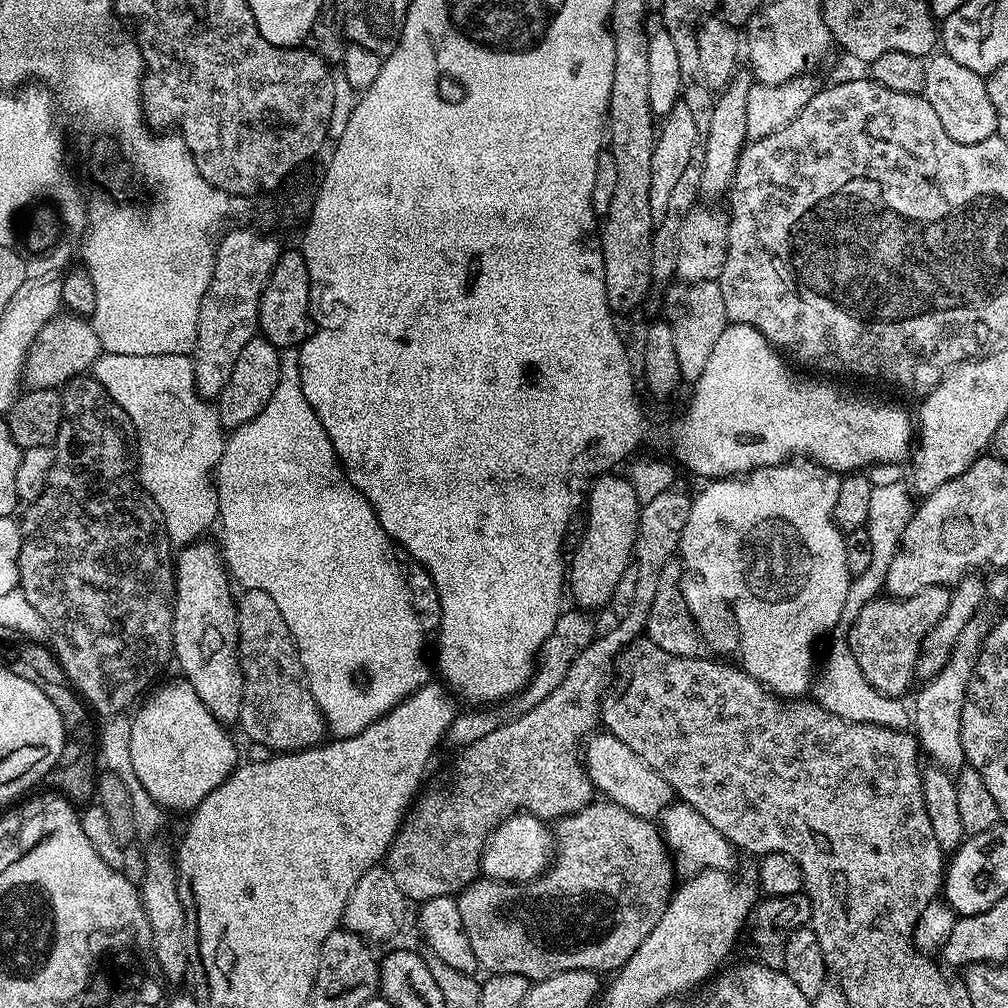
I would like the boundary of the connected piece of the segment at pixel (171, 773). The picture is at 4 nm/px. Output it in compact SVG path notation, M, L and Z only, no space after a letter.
M177 678L155 688L131 717L130 762L134 762L134 774L153 805L169 813L188 814L237 767L236 744L228 737L229 729L202 706L202 698L194 694L188 680Z

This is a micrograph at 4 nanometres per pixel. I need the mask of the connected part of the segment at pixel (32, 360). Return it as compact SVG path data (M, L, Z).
M73 314L53 316L34 338L24 359L22 380L28 388L59 389L75 376L87 373L101 354L100 339L91 323L85 317Z

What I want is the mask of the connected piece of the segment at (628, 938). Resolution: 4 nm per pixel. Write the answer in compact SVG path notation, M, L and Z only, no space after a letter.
M593 802L587 804L580 812L573 812L571 816L561 816L554 824L554 859L550 867L543 874L534 880L527 882L501 882L487 878L477 878L471 884L460 889L456 896L458 914L462 916L462 926L466 926L466 938L470 938L470 946L474 949L474 958L481 969L485 968L485 973L495 974L518 974L524 976L529 982L544 980L548 976L553 976L556 972L566 970L578 970L587 968L595 970L597 973L611 973L619 970L621 966L646 942L646 934L658 926L658 918L666 910L669 900L672 899L674 883L672 884L672 872L674 873L674 860L670 855L670 848L666 843L661 829L656 828L651 819L647 816L636 816L630 810L611 802Z

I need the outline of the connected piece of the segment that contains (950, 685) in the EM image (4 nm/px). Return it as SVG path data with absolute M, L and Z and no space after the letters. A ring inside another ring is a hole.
M977 614L963 627L962 633L958 636L958 642L952 648L950 659L944 664L942 670L923 683L925 685L917 694L915 704L912 704L912 724L923 753L927 757L929 755L937 767L949 774L959 773L966 764L961 742L961 714L964 701L967 700L968 685L971 683L976 661L979 659L980 647L988 629L987 623L984 624L981 618L982 616Z

